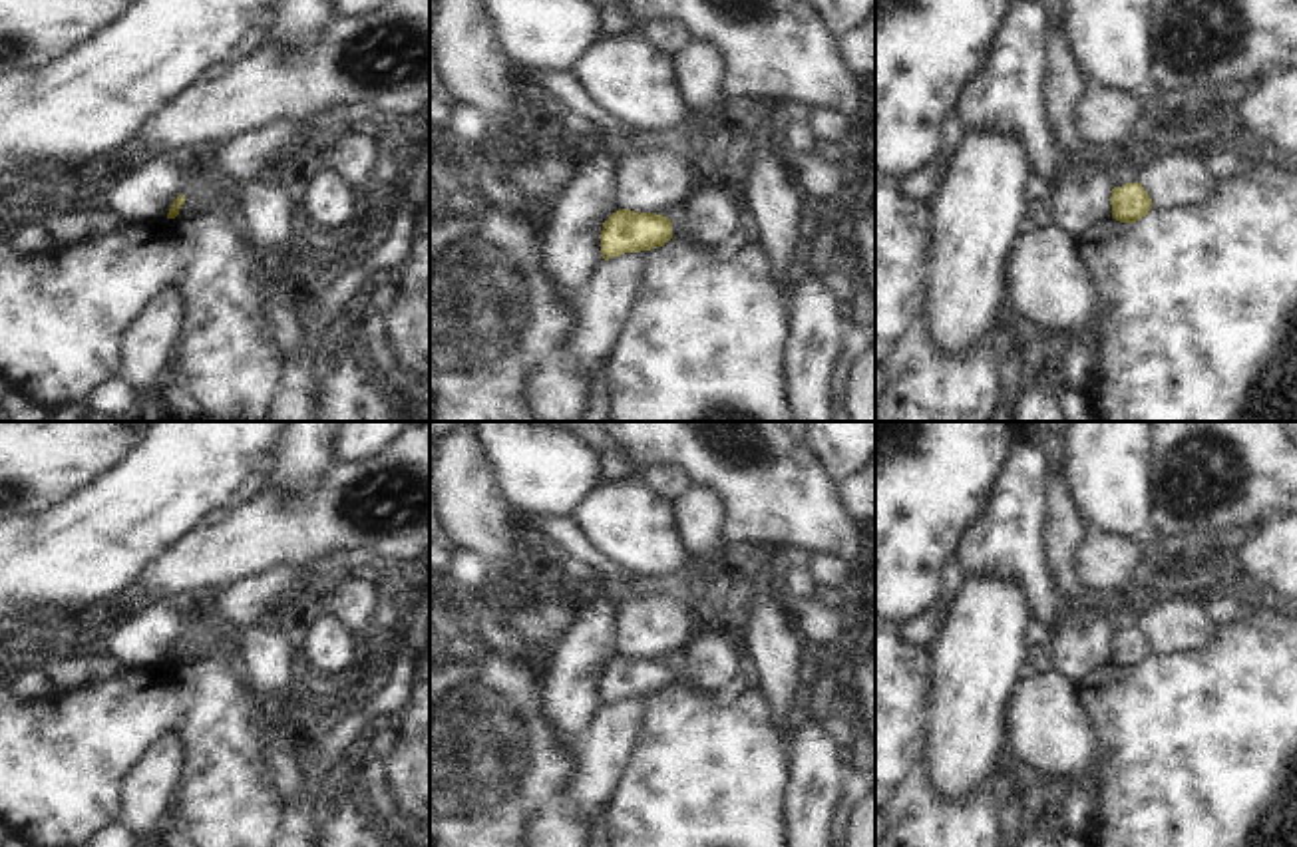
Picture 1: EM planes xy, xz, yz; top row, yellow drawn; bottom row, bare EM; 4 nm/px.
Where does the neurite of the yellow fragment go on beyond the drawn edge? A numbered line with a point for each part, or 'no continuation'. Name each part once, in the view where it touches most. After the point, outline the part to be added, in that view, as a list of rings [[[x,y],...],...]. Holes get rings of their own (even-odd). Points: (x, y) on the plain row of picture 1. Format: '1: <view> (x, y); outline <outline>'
1: xz (709, 663); outline [[[716,630],[700,634],[670,662],[672,684],[686,684],[714,694],[740,674],[740,664],[730,642]]]

